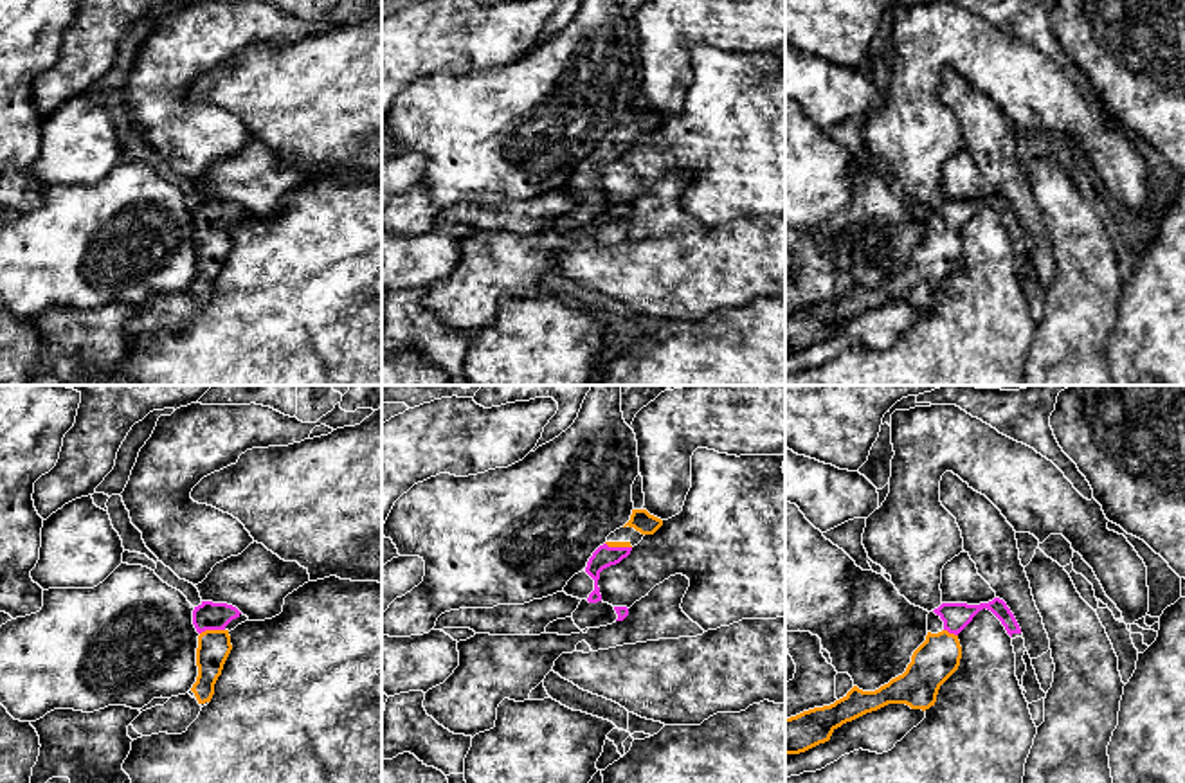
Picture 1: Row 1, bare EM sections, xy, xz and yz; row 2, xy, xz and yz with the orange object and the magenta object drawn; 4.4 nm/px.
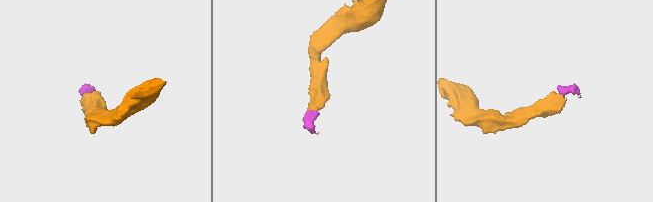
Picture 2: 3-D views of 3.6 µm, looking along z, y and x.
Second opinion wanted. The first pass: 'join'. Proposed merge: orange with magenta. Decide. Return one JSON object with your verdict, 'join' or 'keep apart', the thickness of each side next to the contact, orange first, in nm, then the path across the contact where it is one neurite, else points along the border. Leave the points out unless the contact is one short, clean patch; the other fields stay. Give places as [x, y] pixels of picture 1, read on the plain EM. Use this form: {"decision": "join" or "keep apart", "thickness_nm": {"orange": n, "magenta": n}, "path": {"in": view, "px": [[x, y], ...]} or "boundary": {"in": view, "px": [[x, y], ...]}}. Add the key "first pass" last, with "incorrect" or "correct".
{"decision": "join", "thickness_nm": {"orange": 140, "magenta": 130}, "path": {"in": "xy", "px": [[213, 245], [211, 227], [208, 213]]}, "first pass": "correct"}

